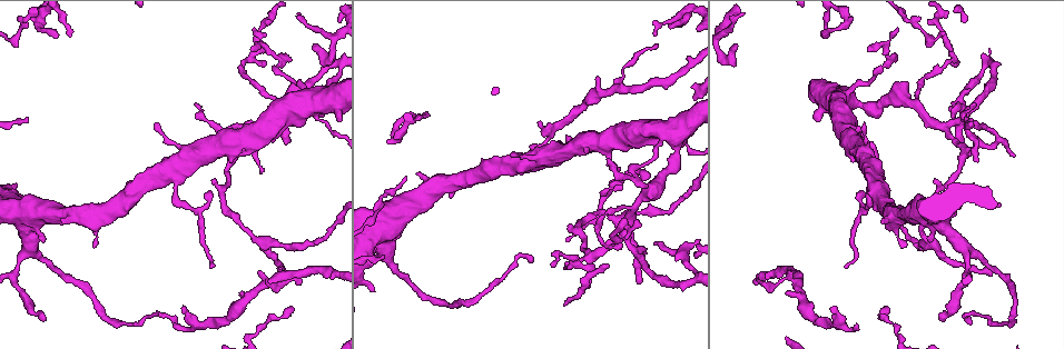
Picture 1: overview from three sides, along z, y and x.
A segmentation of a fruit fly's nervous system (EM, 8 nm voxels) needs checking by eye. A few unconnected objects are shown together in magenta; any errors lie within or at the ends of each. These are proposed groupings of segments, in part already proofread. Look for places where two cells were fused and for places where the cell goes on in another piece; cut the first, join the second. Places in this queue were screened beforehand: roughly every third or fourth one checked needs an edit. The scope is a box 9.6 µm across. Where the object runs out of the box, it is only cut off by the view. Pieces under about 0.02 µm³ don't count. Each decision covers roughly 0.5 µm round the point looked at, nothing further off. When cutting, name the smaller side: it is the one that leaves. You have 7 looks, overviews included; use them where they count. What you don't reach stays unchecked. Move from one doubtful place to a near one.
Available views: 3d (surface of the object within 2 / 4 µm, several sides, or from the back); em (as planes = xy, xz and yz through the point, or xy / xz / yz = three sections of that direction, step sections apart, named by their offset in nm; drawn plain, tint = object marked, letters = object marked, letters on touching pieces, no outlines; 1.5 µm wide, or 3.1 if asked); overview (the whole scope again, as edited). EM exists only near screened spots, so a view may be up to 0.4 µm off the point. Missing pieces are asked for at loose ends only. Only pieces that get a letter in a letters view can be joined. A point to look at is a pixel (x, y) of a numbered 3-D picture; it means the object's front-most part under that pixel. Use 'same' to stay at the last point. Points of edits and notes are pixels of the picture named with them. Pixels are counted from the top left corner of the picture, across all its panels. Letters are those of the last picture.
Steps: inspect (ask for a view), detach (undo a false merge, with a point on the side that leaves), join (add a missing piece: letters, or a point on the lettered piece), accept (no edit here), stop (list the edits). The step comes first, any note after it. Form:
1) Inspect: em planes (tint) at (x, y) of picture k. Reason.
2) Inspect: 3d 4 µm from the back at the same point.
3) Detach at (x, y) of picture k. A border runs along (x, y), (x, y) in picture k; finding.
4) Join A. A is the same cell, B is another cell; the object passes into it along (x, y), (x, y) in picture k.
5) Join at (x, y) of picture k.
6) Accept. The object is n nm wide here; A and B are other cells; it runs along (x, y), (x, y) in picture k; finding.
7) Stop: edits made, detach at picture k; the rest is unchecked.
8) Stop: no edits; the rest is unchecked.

Inspect: em planes (tint) at (787, 291) of picture 1.

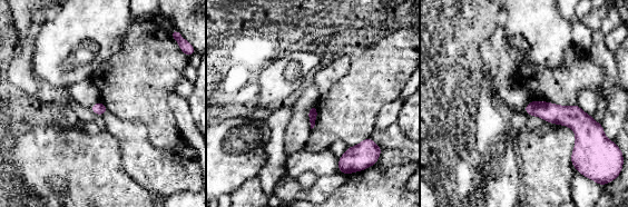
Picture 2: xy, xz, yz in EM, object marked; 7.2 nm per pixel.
Inspect: em planes (letters) at the same point.

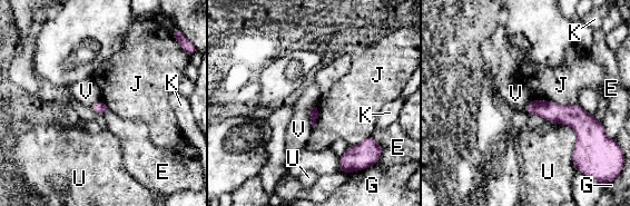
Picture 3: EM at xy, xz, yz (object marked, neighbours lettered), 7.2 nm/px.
Accept. The longest contact is with J, 320 nm; E, G, J, K, U and V are other cells; no lettered piece goes on from it.

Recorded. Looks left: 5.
Inspect: em yz step 8 (tint) at (210, 266) of picture 1. An open end.

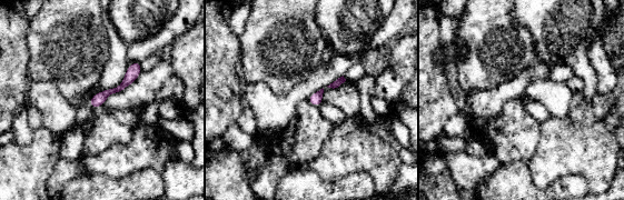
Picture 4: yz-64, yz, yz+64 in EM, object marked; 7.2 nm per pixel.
Inspect: em planes (tint) at the same point.

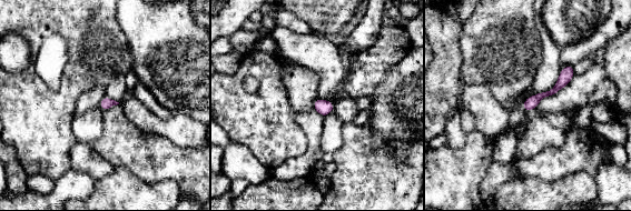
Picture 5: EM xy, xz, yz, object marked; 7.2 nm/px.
Inspect: em planes (letters) at the same point.

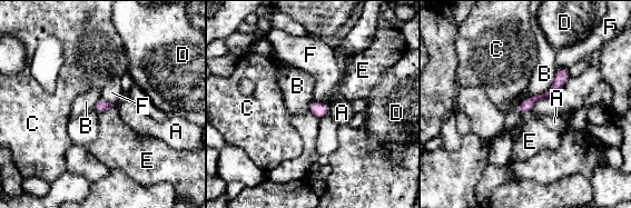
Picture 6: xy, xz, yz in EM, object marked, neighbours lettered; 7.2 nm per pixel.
Accept. The object is 80 nm wide here; A, B, C, D, E and F are other cells; a border runs along (556, 72), (544, 92), (522, 101) in picture 6; none of them fits.

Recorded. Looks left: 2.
Inspect: em planes (letters) at (603, 141) of picture 1. Branch point.

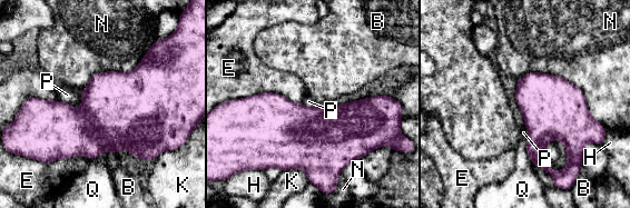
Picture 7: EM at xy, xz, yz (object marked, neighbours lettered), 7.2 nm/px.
Accept. B, E, H, K, N, P and Q are other cells; a border runs along (517, 79), (571, 81), (604, 127) in picture 7; all the same cell.

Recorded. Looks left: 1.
Stop: no edits; the rest is unchecked.

